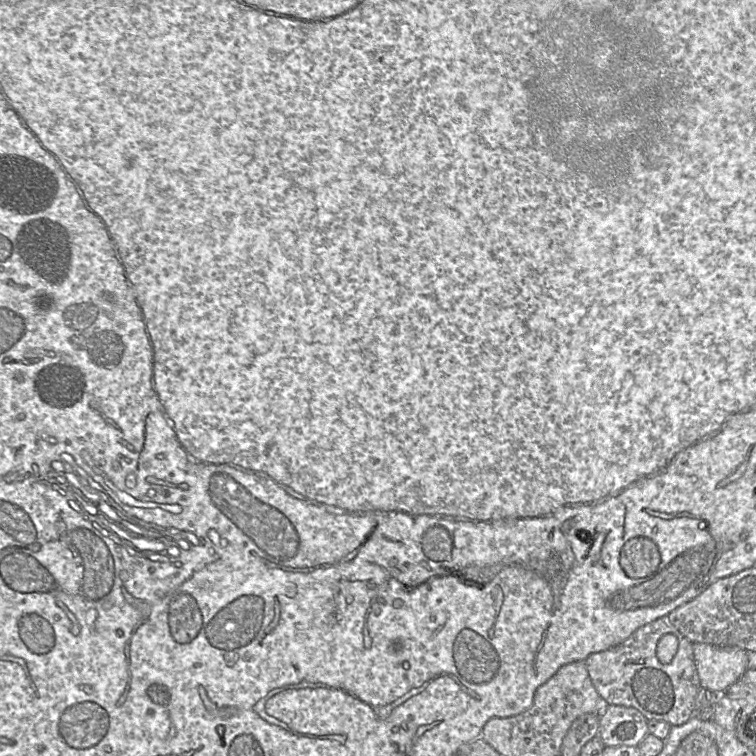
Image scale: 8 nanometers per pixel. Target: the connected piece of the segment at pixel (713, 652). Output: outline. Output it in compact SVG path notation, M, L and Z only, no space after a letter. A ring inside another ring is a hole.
M693 644L701 687L724 693L748 669L748 651L739 647Z

